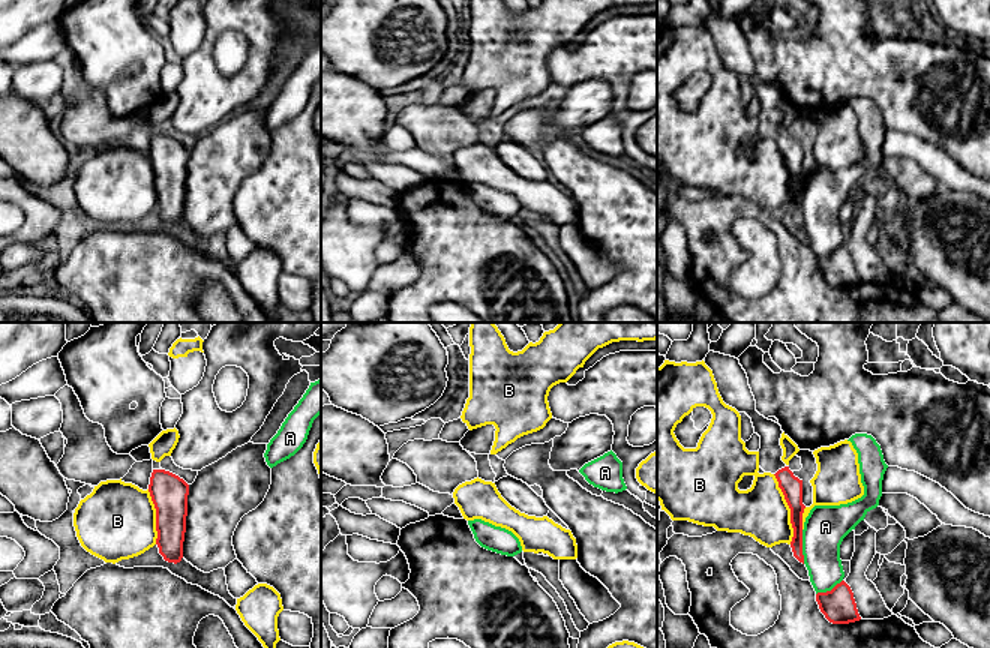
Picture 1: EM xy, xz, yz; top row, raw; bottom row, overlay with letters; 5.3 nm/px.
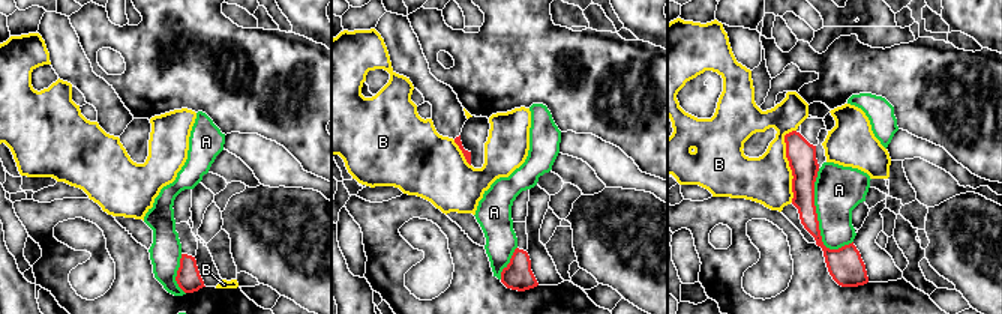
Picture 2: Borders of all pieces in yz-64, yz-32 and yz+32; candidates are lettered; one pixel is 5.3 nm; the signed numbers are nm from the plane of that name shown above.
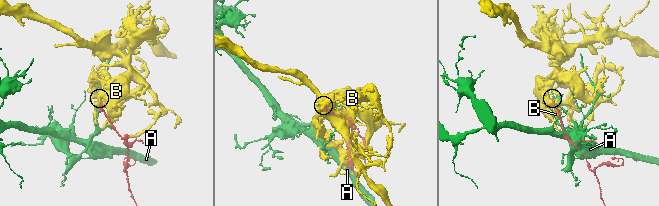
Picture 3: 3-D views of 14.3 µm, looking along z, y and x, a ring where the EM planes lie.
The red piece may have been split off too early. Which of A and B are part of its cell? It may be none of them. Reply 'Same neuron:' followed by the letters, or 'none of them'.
Same neuron: none of them

